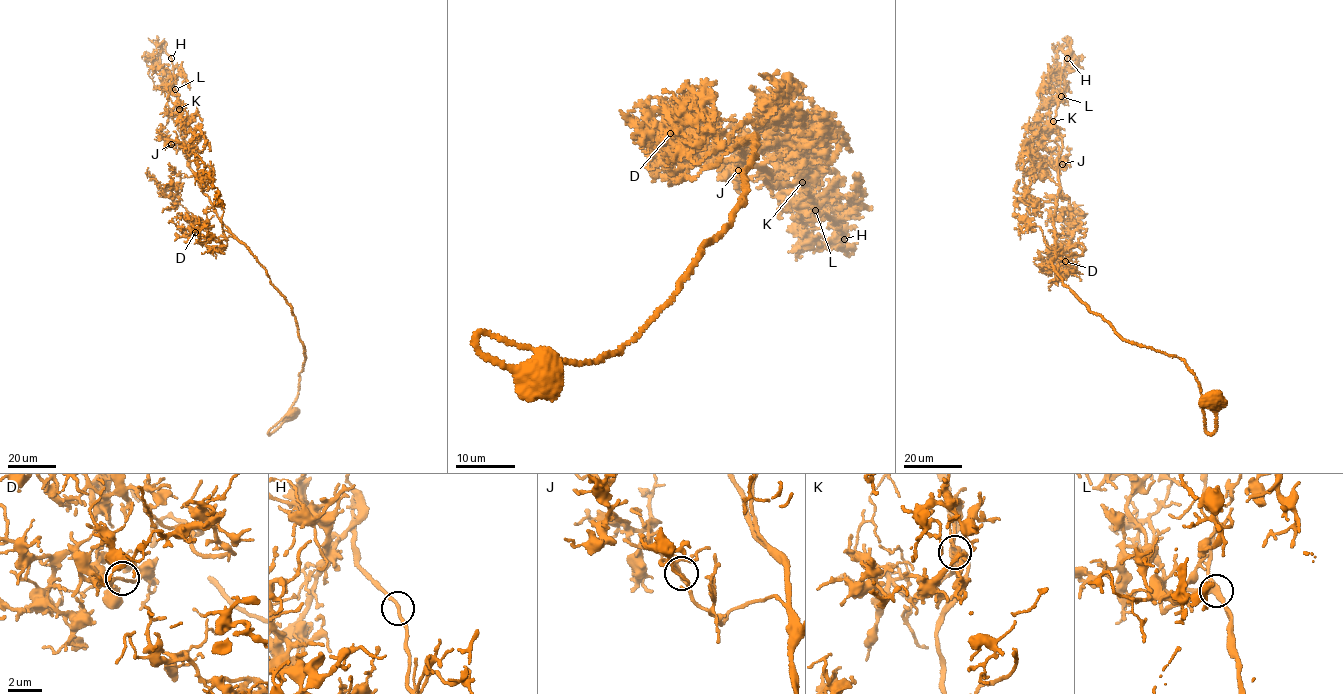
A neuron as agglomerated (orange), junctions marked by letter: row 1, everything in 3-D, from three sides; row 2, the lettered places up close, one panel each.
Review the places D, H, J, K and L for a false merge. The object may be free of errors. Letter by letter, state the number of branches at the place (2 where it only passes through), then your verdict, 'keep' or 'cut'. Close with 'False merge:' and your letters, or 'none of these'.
D: branches 2; keep
H: branches 2; keep
J: branches 3; keep
K: branches 3; keep
L: branches 3; keep
False merge: none of these

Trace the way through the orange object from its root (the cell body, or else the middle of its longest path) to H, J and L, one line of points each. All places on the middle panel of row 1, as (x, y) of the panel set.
H: (545, 376), (550, 354), (615, 354), (670, 300), (744, 202), (757, 146), (738, 139), (844, 239)
J: (545, 376), (550, 354), (615, 354), (670, 300), (744, 202), (753, 136), (737, 141), (762, 168), (738, 170)
L: (545, 376), (550, 354), (615, 354), (670, 300), (744, 202), (757, 146), (738, 139), (814, 210)

